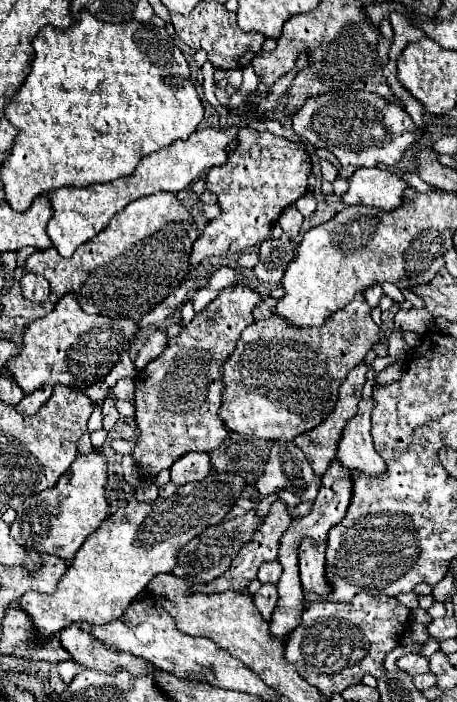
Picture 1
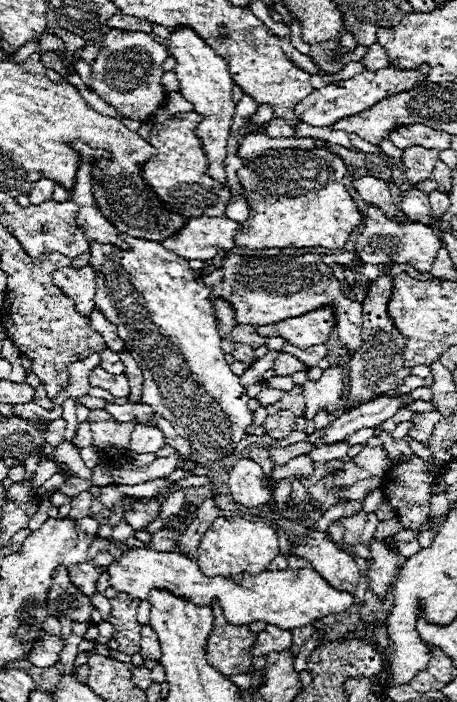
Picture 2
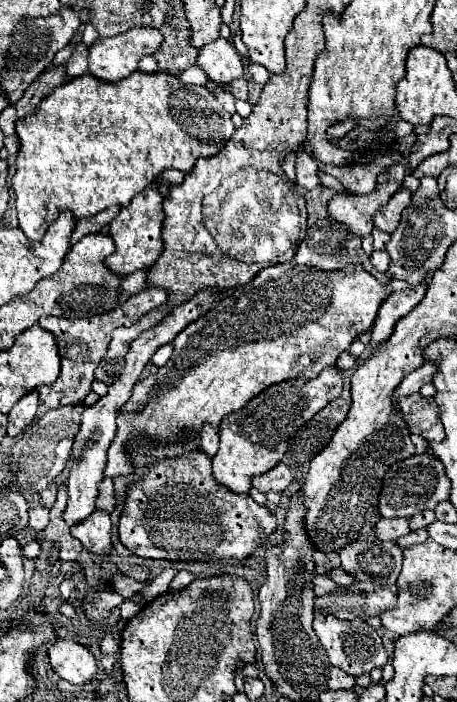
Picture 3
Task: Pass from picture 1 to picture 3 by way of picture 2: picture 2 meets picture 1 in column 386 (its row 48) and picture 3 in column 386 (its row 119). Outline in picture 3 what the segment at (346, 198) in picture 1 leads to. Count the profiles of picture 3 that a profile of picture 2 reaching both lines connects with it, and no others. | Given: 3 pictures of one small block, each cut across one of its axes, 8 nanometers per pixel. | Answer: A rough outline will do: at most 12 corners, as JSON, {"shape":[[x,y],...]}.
{"shape":[[406,188],[388,200],[374,216],[374,226],[392,234],[402,210],[410,204]]}

